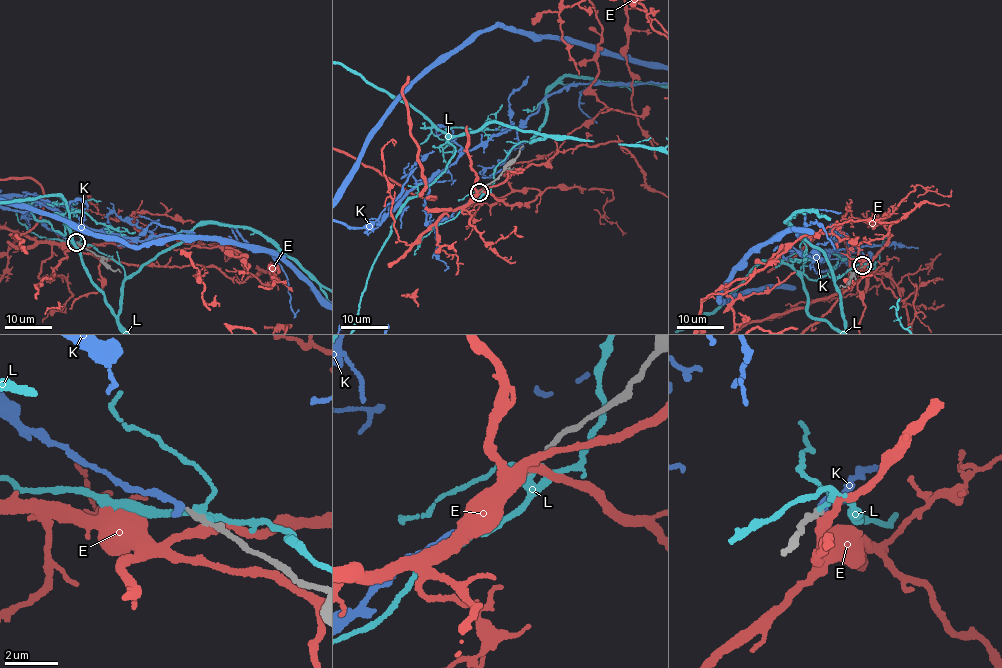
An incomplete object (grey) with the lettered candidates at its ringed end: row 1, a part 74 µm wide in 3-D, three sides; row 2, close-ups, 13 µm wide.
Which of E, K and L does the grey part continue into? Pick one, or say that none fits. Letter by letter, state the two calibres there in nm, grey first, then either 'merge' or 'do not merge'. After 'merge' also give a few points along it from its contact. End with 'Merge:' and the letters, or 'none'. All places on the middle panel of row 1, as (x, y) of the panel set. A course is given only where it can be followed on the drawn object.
E: calibres 280 and 320 nm; do not merge
K: calibres 220 and 280 nm; merge
L: calibres 280 and 110 nm; do not merge
Merge: K

